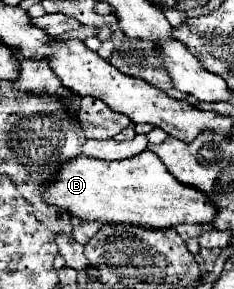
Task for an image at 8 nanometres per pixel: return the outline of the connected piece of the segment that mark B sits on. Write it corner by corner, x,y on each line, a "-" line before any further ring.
144,151
122,161
78,155
76,159
60,165
56,177
48,187
44,187
42,197
48,205
66,209
72,217
82,221
142,223
164,229
178,223
210,223
216,215
216,207
210,199
202,191
174,179
152,151

